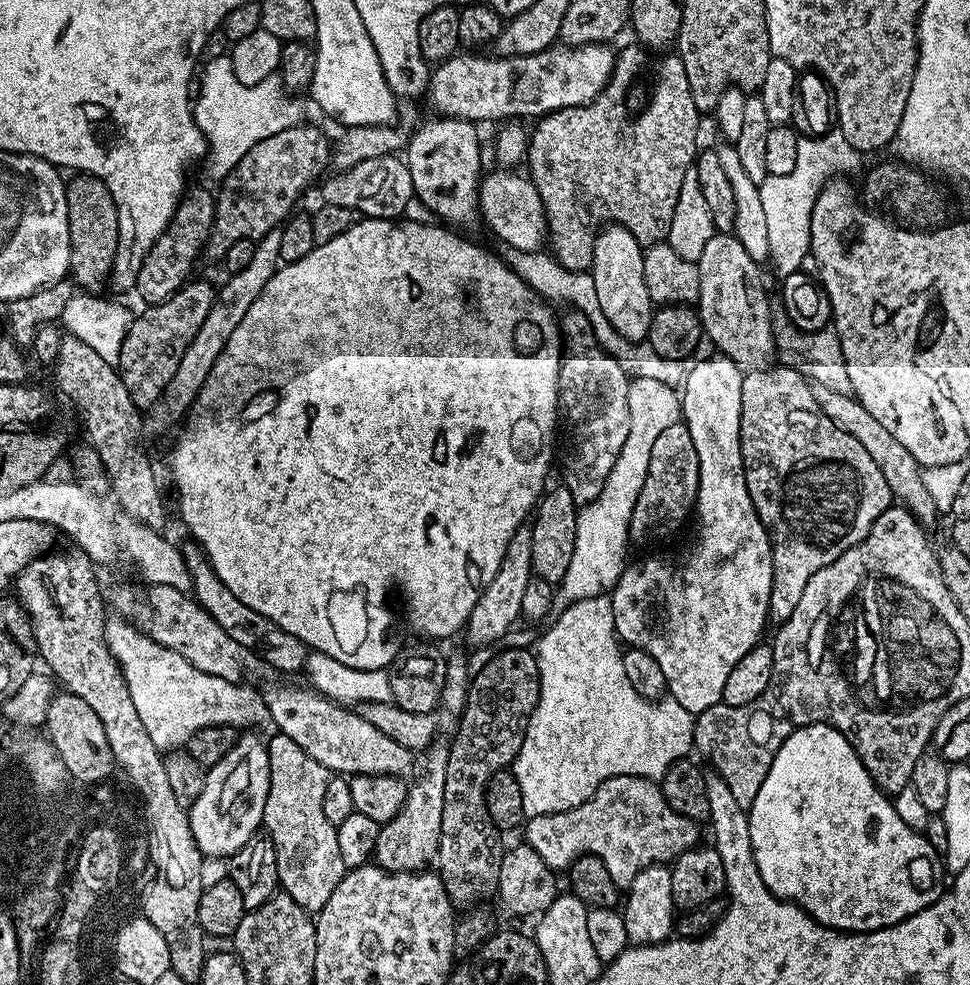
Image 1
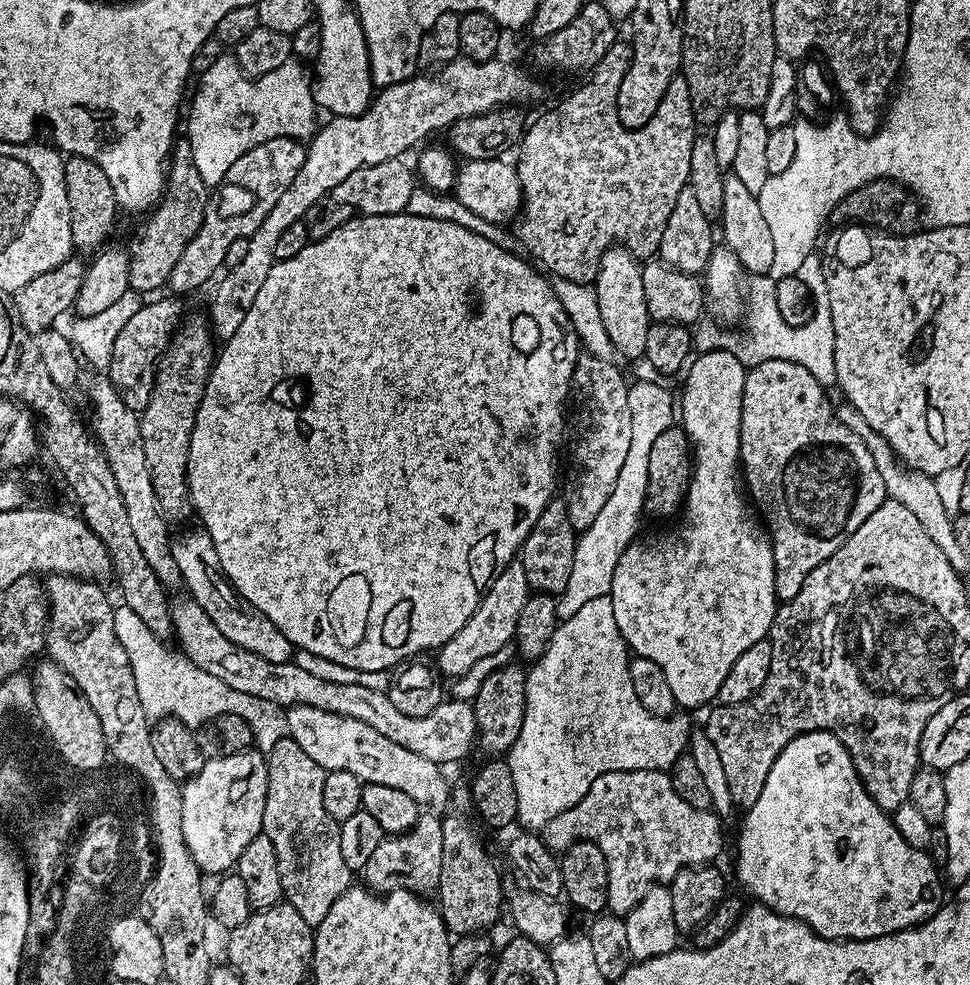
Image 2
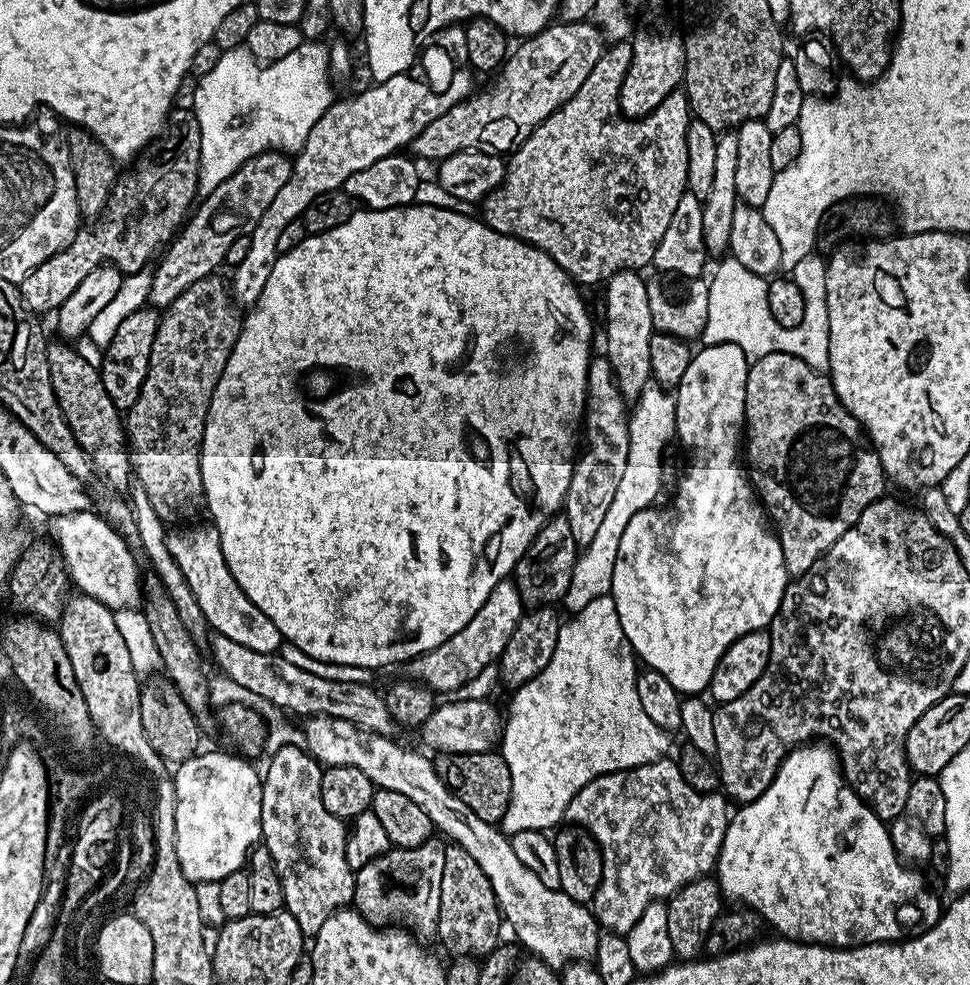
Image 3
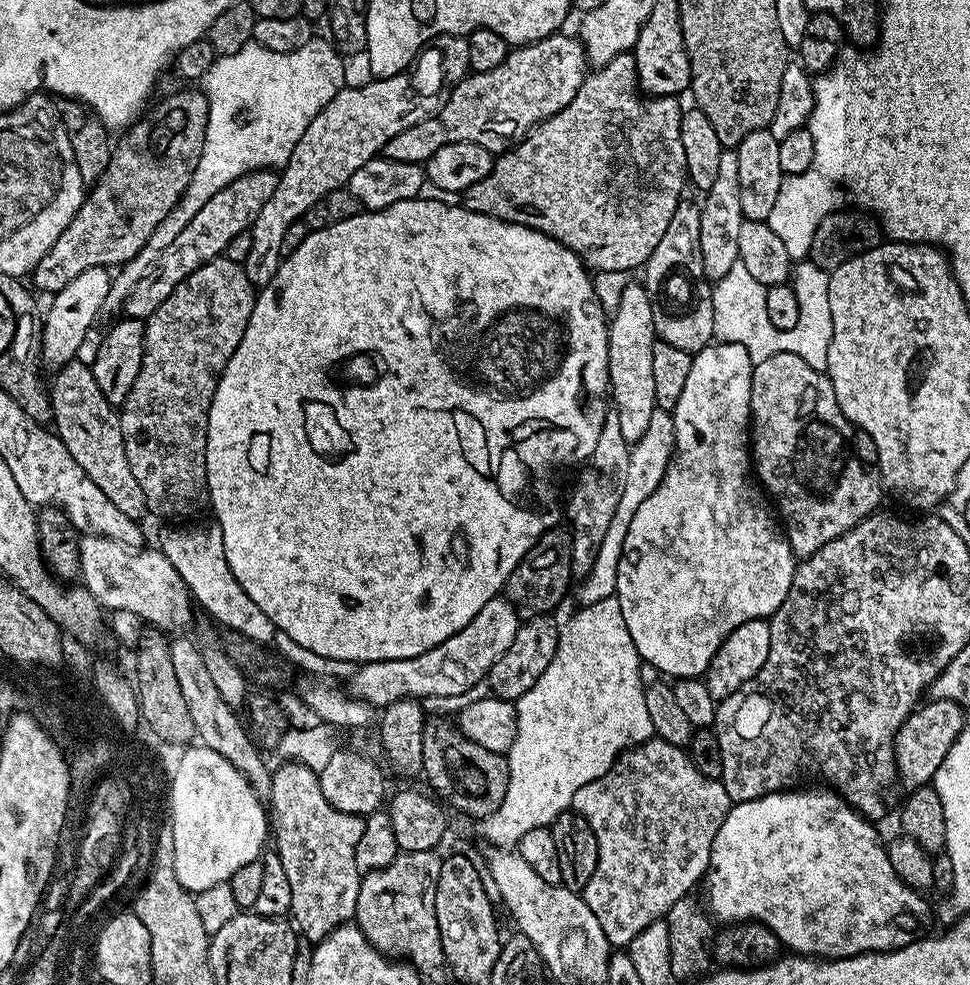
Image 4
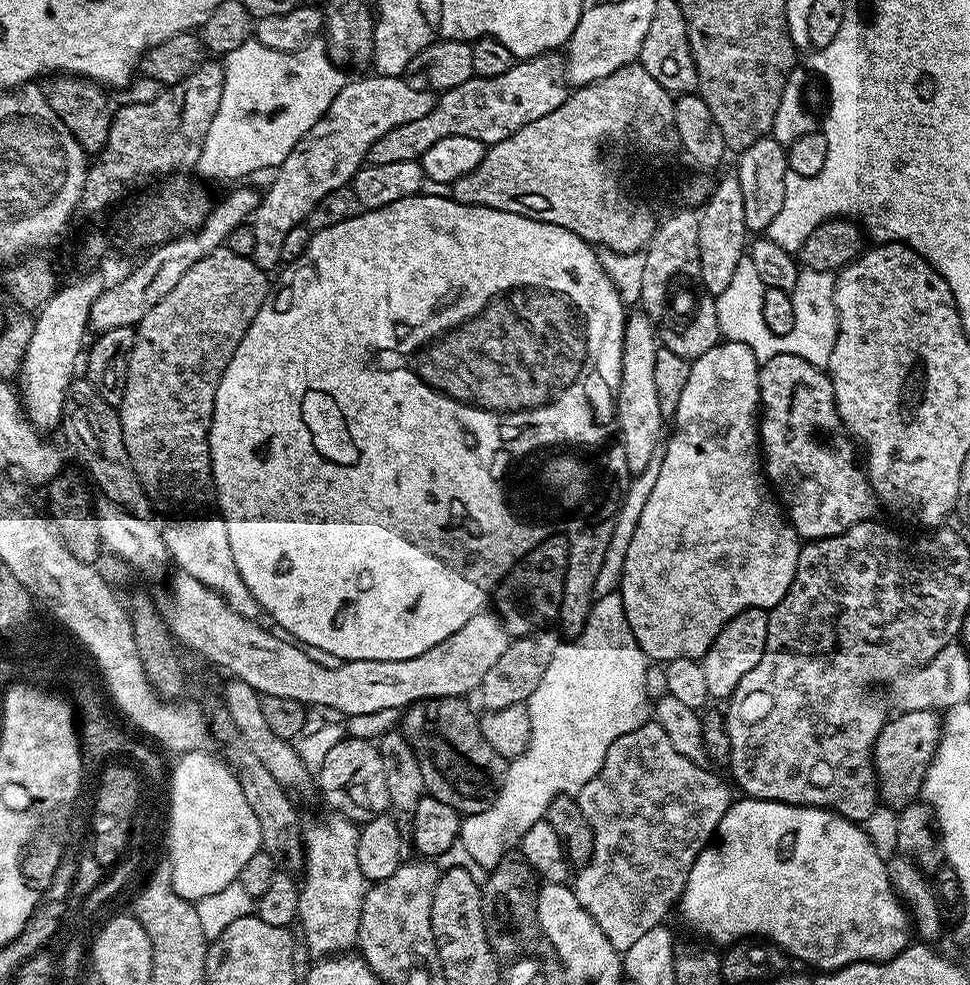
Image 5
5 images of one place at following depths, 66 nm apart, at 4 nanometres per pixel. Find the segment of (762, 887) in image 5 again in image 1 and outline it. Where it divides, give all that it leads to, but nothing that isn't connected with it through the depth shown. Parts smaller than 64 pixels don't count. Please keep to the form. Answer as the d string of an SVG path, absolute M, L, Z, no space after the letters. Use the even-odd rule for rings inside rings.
M811 724L799 728L794 730L794 734L790 734L790 738L786 738L786 742L782 742L762 782L762 790L758 790L758 798L754 798L747 813L750 822L750 846L754 862L758 866L758 874L762 874L762 882L766 882L766 886L779 900L788 900L803 908L826 928L837 928L840 932L876 932L879 928L889 928L918 914L923 908L929 908L941 892L945 891L946 880L944 884L943 876L946 876L946 868L942 863L941 853L936 852L934 846L930 846L924 833L914 831L910 826L906 826L906 822L902 822L902 818L898 818L898 810L894 810L889 793L883 792L876 785L848 737L829 724Z

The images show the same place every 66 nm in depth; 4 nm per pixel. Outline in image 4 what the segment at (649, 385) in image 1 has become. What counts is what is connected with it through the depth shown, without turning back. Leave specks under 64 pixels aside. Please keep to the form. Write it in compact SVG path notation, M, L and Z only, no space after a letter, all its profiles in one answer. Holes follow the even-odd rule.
M658 410L650 418L650 426L646 426L646 434L642 434L642 438L636 444L631 445L630 466L626 470L626 486L622 486L622 498L618 498L618 506L614 510L614 518L610 518L610 530L606 530L606 538L602 538L602 546L596 552L594 566L590 570L590 574L582 577L579 581L580 589L578 589L579 584L575 589L581 605L602 602L602 598L610 598L616 594L616 587L618 586L618 558L622 558L622 546L626 542L626 530L630 530L630 518L634 518L635 512L638 511L638 506L642 506L642 502L646 502L646 498L650 498L650 494L654 494L654 490L658 490L658 486L666 474L668 463L672 461L672 454L675 450L676 431L674 430L672 413Z

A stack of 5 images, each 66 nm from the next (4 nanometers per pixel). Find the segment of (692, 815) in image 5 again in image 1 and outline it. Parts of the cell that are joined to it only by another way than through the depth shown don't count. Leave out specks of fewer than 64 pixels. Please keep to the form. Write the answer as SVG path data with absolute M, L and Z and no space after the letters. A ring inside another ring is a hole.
M620 776L603 781L593 792L593 796L582 806L574 806L558 814L542 814L531 817L523 825L523 839L553 870L568 870L580 856L597 856L606 862L606 870L610 870L610 878L614 878L616 887L627 890L632 887L634 878L651 864L667 865L677 860L686 850L697 847L700 840L701 825L697 821L678 814L666 802L659 783L649 780L647 776Z

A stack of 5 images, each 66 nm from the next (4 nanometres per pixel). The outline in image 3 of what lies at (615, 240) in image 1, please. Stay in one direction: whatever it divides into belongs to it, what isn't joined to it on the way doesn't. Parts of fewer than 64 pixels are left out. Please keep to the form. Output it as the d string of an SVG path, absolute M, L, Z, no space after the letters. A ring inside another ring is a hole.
M639 271L616 272L606 282L604 292L604 340L608 343L606 358L616 375L616 385L620 388L625 401L634 402L642 394L642 390L649 387L652 380L650 370L650 338L654 331L650 318L650 302L648 301L648 286L645 277Z

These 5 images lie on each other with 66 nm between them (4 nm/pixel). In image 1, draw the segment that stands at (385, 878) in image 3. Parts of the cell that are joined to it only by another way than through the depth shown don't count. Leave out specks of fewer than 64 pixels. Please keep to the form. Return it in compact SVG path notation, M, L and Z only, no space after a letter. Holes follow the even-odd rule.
M433 739L421 755L425 756L421 760L419 757L416 781L408 784L408 797L402 810L398 810L389 824L380 826L374 860L388 872L418 872L427 865L424 864L427 860L435 861L442 834L442 802L446 790L446 766L450 747L447 739L440 739Z

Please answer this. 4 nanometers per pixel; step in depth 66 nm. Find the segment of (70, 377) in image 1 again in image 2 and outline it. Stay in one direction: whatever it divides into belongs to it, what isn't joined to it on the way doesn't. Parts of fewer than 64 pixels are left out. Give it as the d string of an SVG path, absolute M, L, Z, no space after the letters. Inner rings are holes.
M96 374L88 384L88 396L92 402L90 426L100 449L104 452L104 457L110 462L110 470L114 470L114 482L118 482L118 494L122 494L122 503L126 506L126 514L130 527L134 530L134 538L138 541L146 562L150 562L150 570L158 574L158 582L162 582L162 586L169 593L179 593L185 587L184 578L182 570L178 568L178 563L171 554L173 537L170 531L168 532L169 521L165 520L160 512L158 498L154 498L154 482L150 478L146 450L142 450L139 415L134 410L130 410L126 402L122 402L118 390L107 375Z

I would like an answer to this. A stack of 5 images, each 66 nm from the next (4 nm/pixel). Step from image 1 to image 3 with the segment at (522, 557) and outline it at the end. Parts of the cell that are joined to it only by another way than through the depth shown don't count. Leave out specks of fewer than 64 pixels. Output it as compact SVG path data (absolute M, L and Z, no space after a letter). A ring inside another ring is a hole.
M511 579L498 582L490 598L486 598L482 610L478 610L478 614L474 614L474 618L470 618L470 622L466 622L466 626L458 630L458 634L454 634L454 638L446 638L442 646L407 661L406 669L408 668L409 672L407 675L413 681L431 689L433 693L459 693L456 691L463 684L470 683L475 676L482 675L491 664L493 667L499 661L500 655L506 650L506 642L510 642L510 634L514 634L514 626L518 626L525 611L515 583Z

